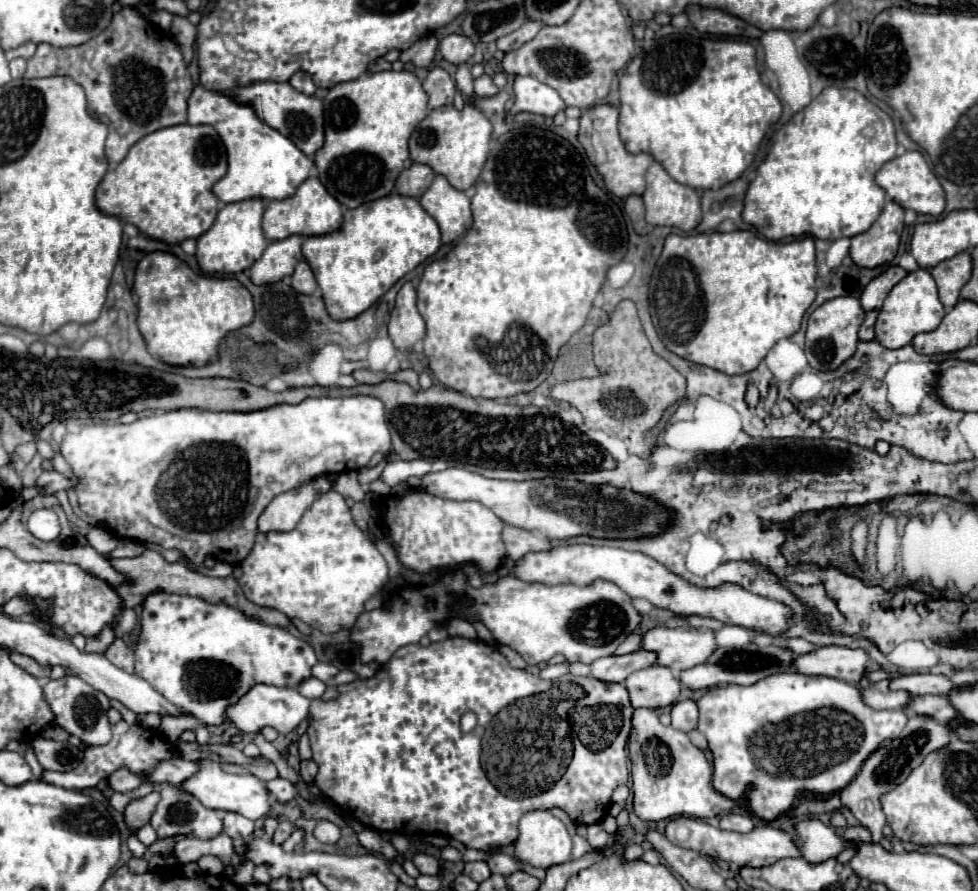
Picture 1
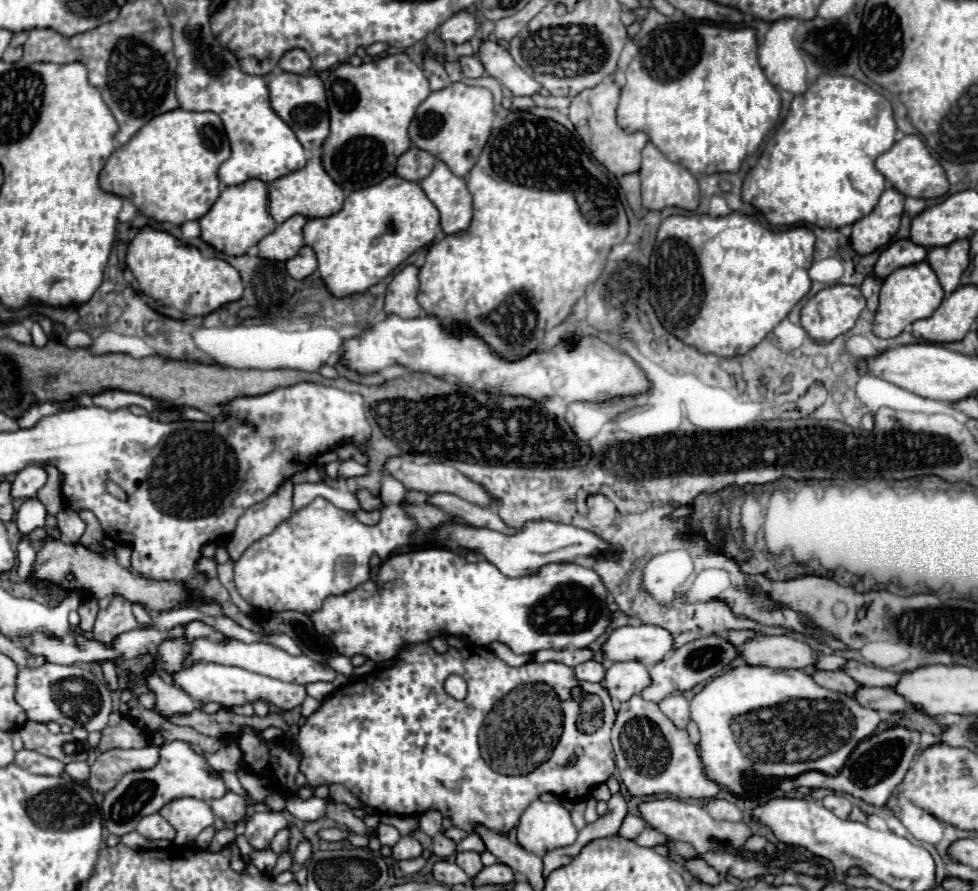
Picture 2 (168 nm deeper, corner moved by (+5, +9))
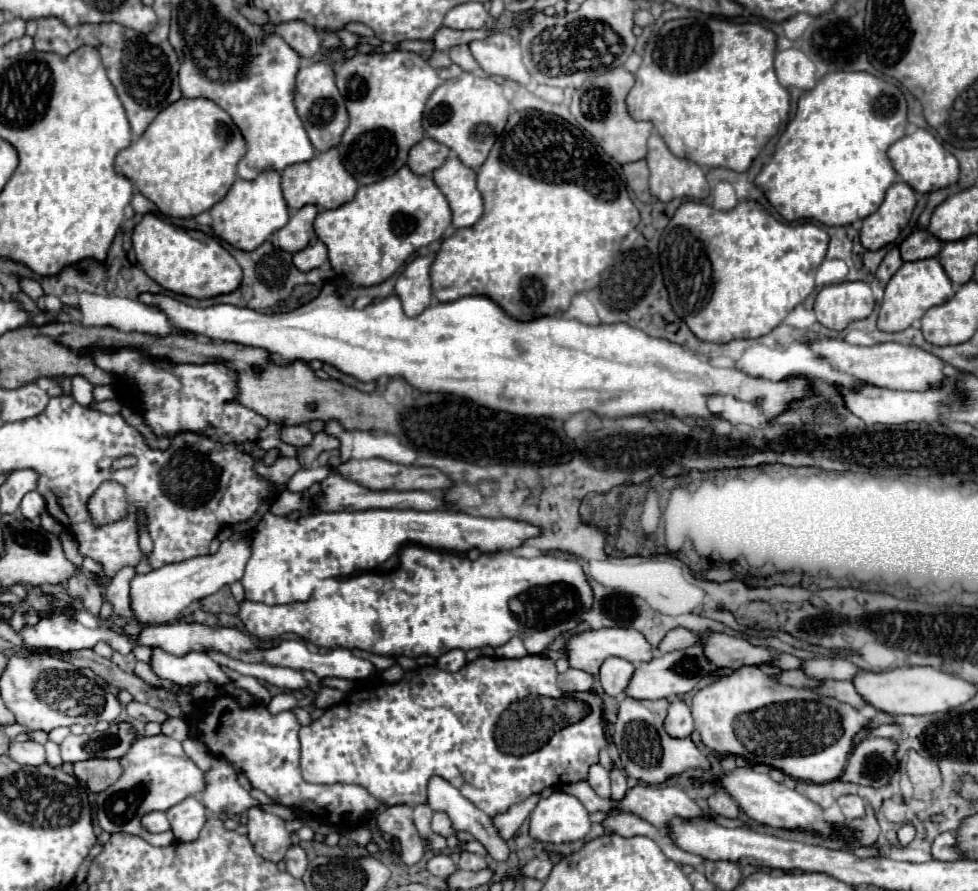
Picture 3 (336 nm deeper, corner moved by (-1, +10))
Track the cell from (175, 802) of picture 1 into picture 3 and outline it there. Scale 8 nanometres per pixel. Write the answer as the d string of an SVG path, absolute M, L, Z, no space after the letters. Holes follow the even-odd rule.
M188 796L182 802L168 808L166 816L170 822L170 830L178 842L196 840L206 822L204 804L196 796Z

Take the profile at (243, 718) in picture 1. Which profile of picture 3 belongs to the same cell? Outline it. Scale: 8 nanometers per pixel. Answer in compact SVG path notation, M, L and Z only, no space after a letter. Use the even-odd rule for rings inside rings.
M152 648L150 668L160 678L166 678L180 686L196 686L200 682L214 682L224 686L228 676L222 672L220 664L216 664L204 652L188 652L184 656L174 656L164 652L162 648Z

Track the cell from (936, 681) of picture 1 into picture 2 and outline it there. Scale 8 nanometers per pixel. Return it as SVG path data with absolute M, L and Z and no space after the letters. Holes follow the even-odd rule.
M850 661L844 671L854 677L860 685L866 687L896 687L902 673L896 671L888 671L888 669L880 669L868 663L858 663L858 661Z

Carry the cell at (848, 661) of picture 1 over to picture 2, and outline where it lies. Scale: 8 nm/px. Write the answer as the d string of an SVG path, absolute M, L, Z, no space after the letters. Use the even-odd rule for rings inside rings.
M756 637L744 643L742 649L742 659L748 665L764 665L764 667L772 667L772 669L806 669L812 667L818 659L818 651L814 651L808 643L796 641L792 637Z

